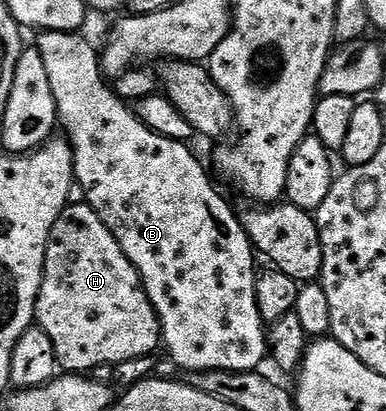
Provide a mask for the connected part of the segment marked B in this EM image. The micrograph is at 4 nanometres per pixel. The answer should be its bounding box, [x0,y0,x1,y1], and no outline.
[35,31,267,374]

